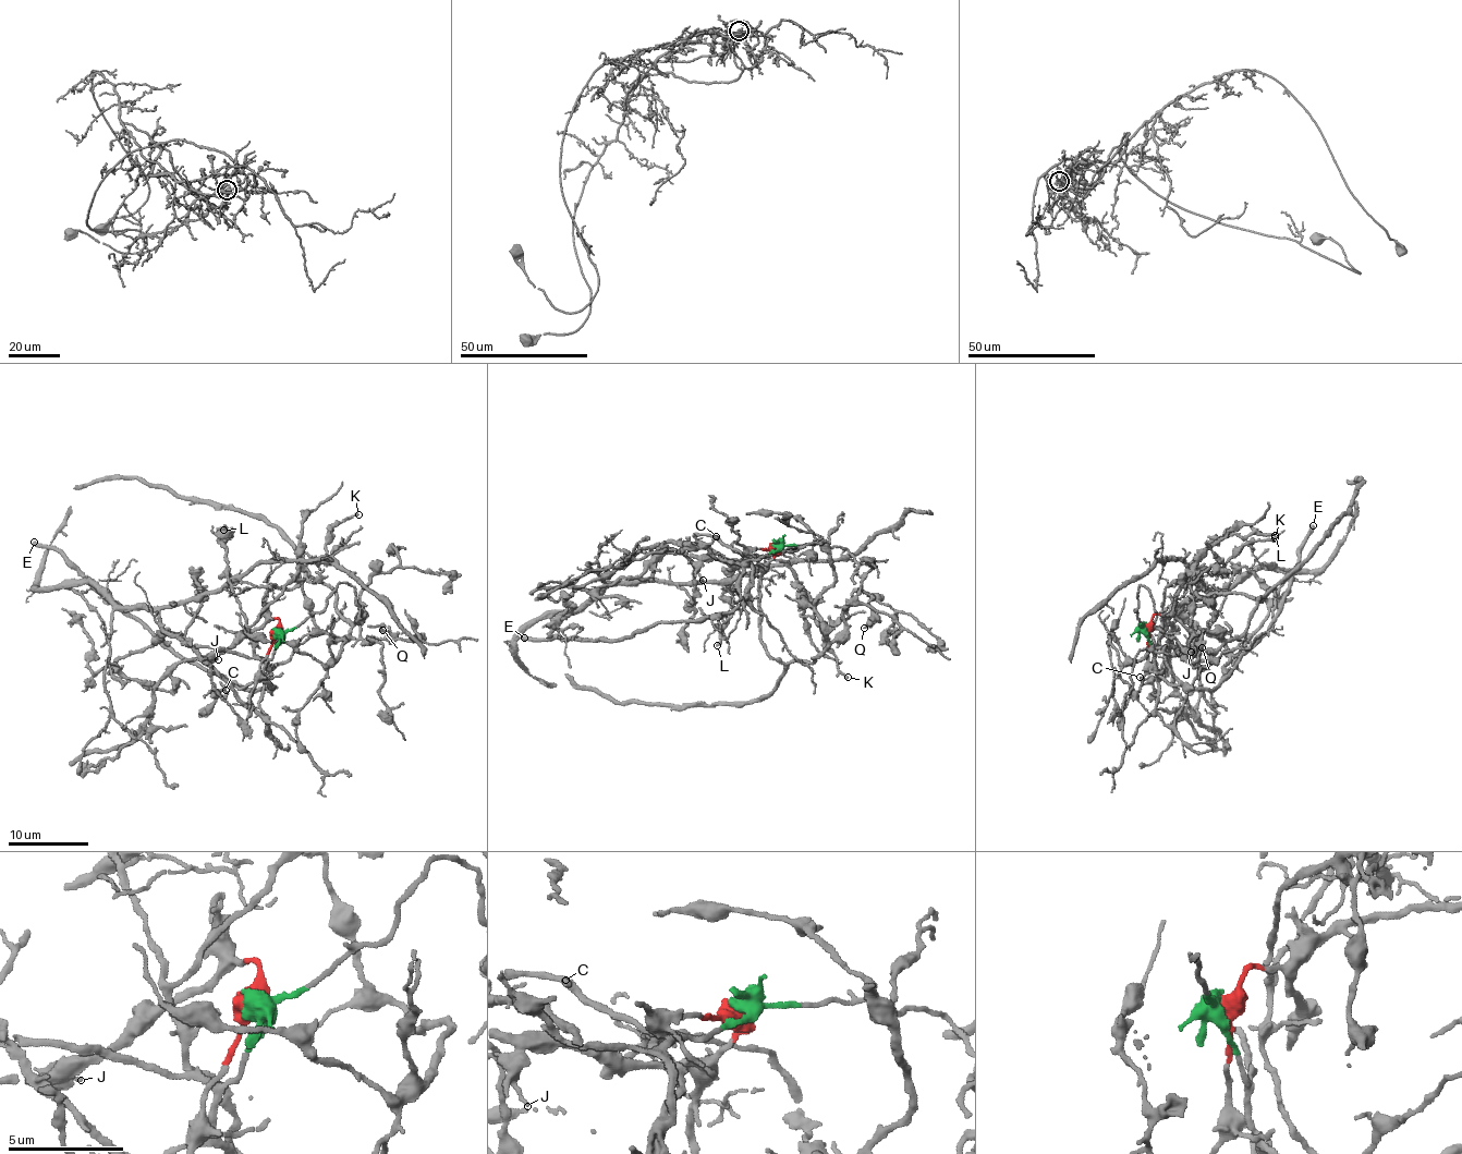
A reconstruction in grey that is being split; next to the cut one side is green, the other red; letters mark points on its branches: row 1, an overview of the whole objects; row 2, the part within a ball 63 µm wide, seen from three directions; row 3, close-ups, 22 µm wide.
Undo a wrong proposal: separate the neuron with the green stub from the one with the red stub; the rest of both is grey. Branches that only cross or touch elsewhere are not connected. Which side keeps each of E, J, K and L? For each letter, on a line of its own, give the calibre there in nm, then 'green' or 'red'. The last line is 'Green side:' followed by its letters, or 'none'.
E: calibre 440 nm; green
J: calibre 140 nm; red
K: calibre 240 nm; green
L: calibre 240 nm; green
Green side: E, K, L

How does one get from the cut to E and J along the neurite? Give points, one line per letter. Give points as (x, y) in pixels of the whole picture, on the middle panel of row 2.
E: (774, 546), (777, 549), (752, 559), (748, 595), (730, 611), (670, 620), (614, 641), (523, 639)
J: (774, 546), (778, 551), (766, 561), (735, 565), (721, 560), (705, 561), (698, 569), (702, 580)

